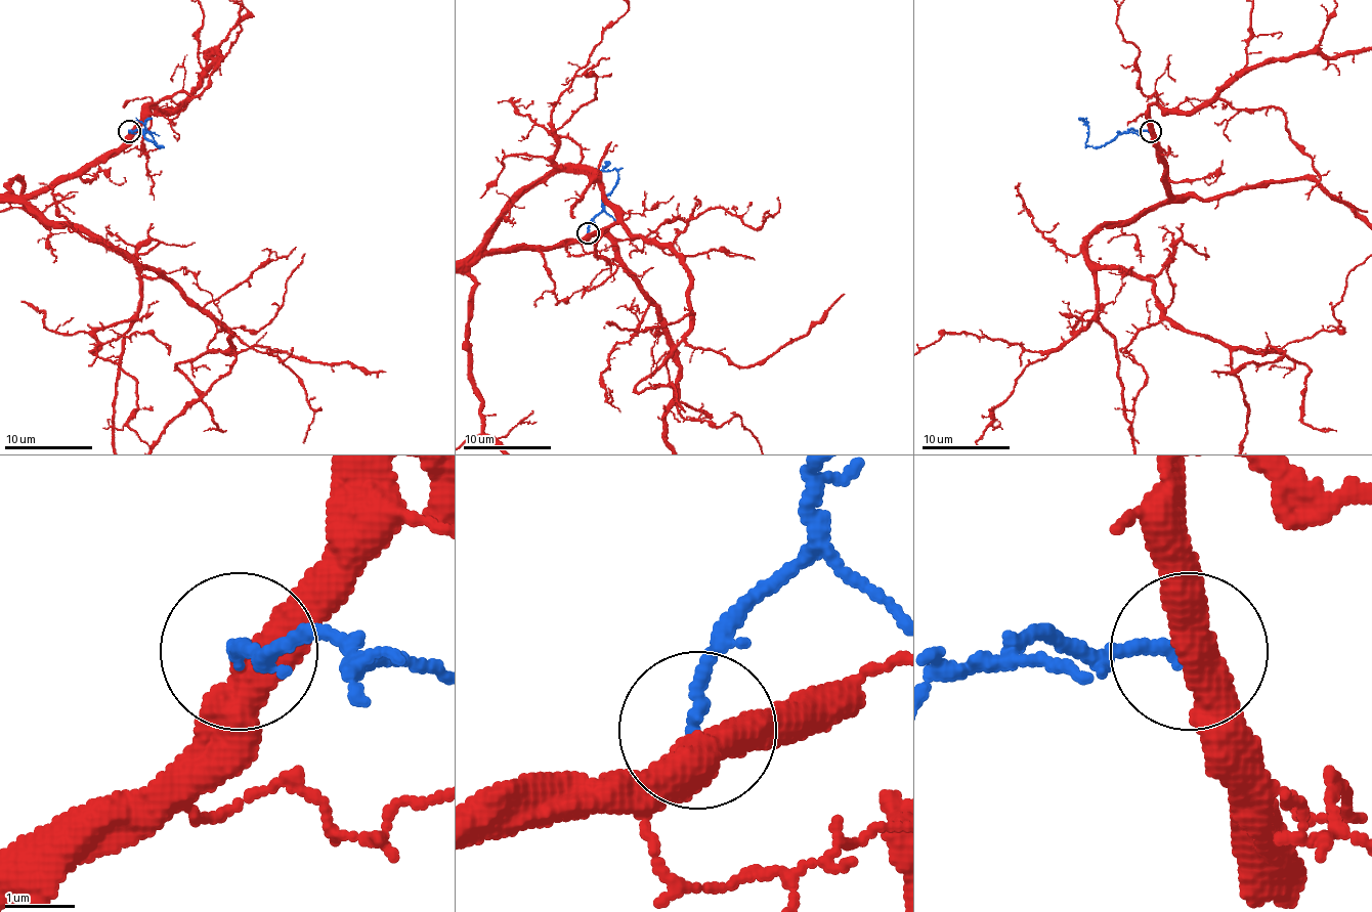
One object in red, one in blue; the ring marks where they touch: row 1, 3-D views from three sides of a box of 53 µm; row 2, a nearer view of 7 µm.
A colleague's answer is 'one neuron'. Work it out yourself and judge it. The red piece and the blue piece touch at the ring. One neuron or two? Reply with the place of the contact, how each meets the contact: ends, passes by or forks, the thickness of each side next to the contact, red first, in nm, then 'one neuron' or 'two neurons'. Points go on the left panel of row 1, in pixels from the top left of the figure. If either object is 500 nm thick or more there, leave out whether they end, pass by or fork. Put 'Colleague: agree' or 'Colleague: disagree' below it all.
place (129, 131); red passes by; blue ends; calibres 480 and 200 nm; two neurons
Colleague: disagree

